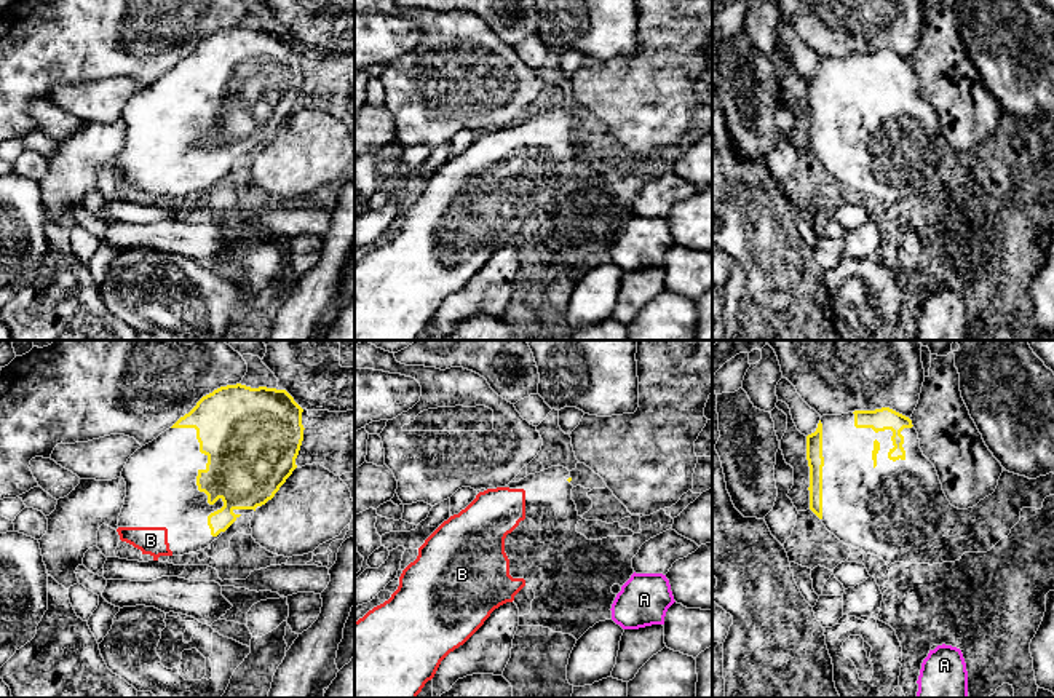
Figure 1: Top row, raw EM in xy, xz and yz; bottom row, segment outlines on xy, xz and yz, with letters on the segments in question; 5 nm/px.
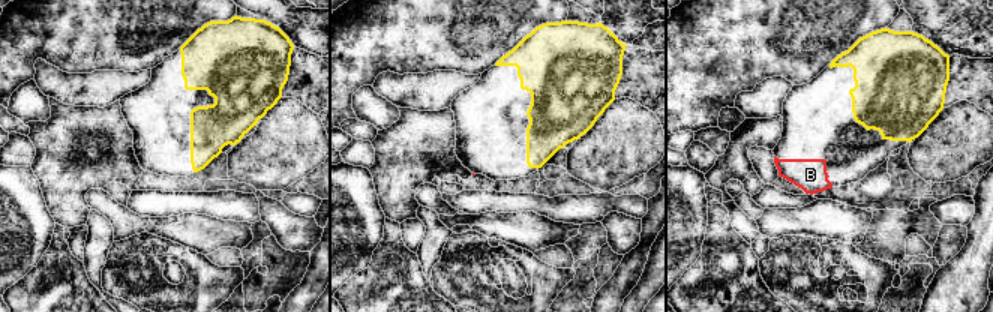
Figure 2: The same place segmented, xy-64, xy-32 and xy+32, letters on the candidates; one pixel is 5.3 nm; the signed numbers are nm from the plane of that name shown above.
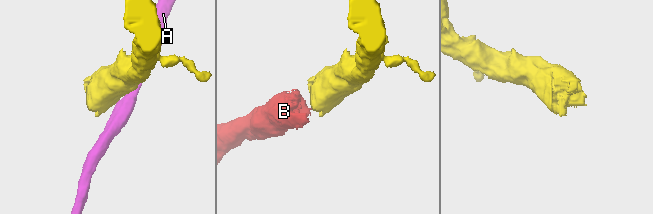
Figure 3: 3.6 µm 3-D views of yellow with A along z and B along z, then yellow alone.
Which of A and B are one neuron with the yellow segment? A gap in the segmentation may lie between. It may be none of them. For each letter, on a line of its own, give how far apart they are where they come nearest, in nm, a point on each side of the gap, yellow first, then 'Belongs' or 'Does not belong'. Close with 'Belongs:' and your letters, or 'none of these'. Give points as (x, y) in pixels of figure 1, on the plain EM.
A: Distance 850 nm. Across: yz (821, 160), (930, 293). Does not belong
B: Distance 200 nm. Across: xy (208, 166), (166, 171). Belongs
Belongs: B

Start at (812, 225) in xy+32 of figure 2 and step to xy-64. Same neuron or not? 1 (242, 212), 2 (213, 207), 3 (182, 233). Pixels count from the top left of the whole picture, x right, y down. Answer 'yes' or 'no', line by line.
1: no
2: no
3: yes

